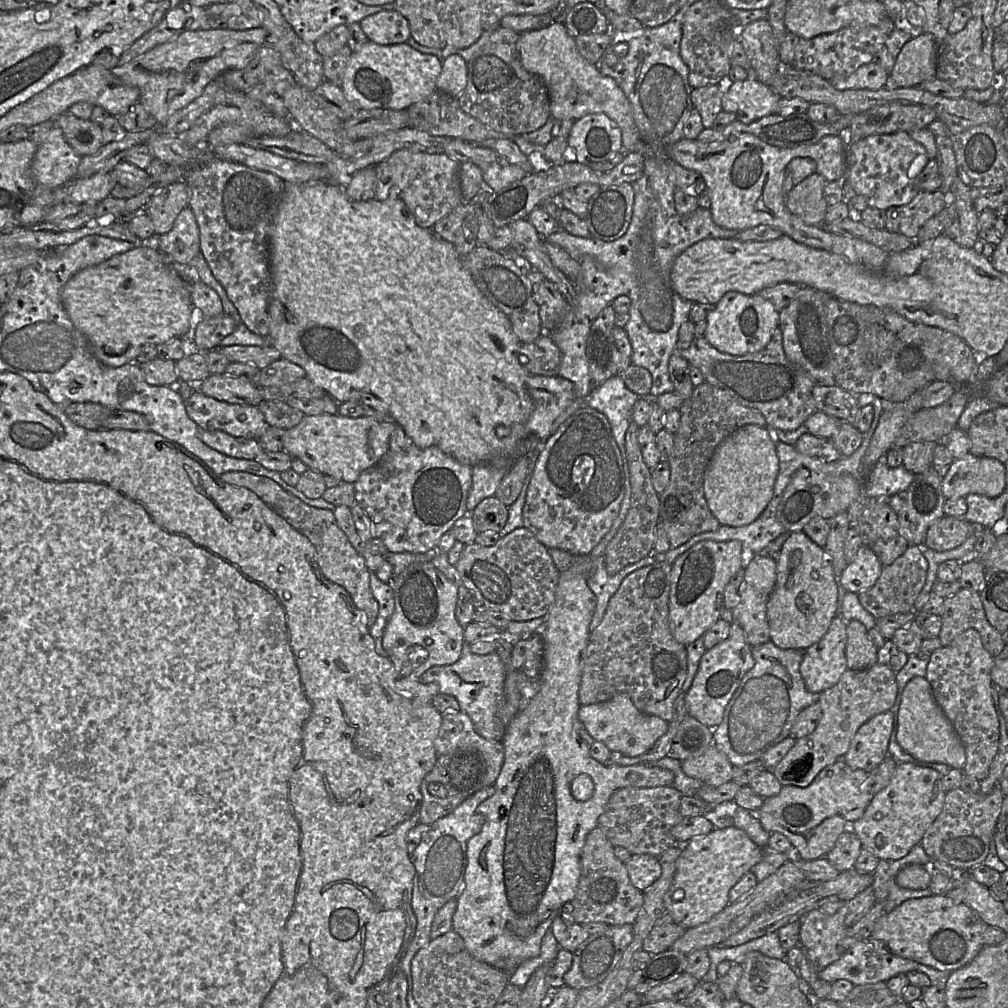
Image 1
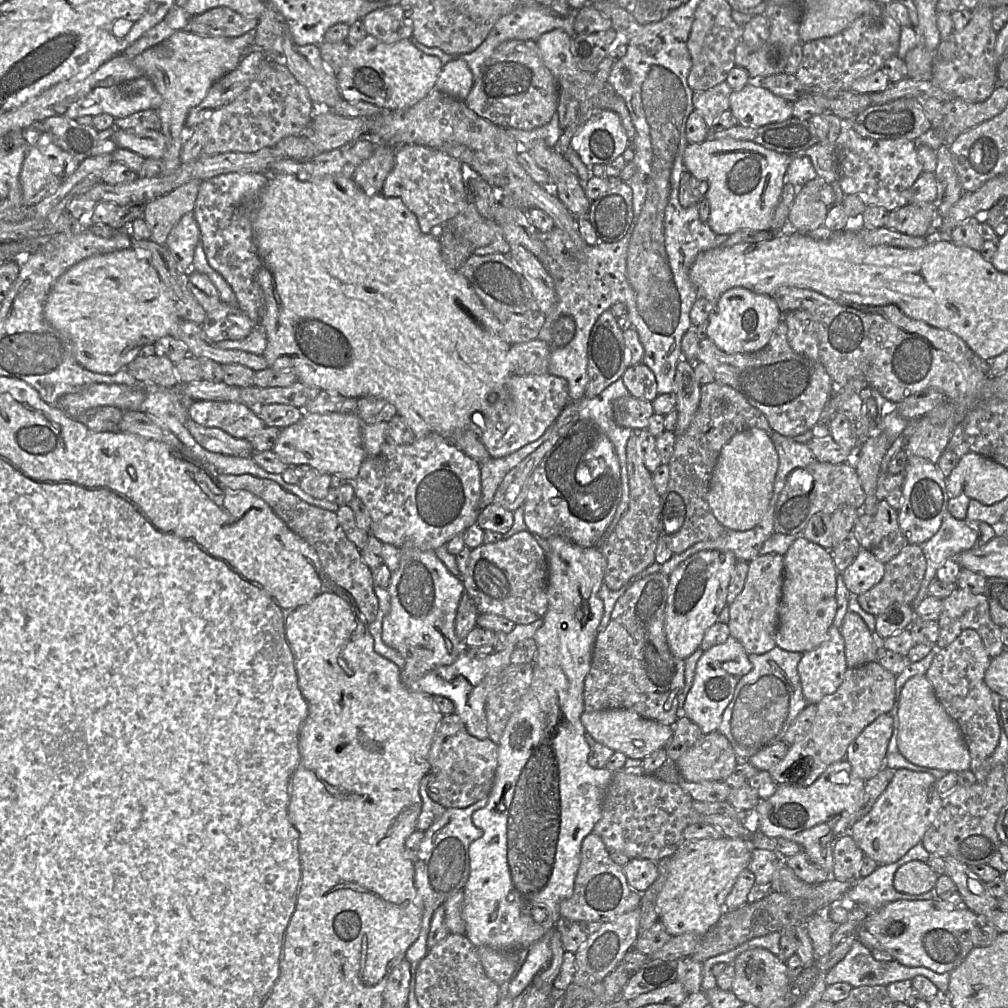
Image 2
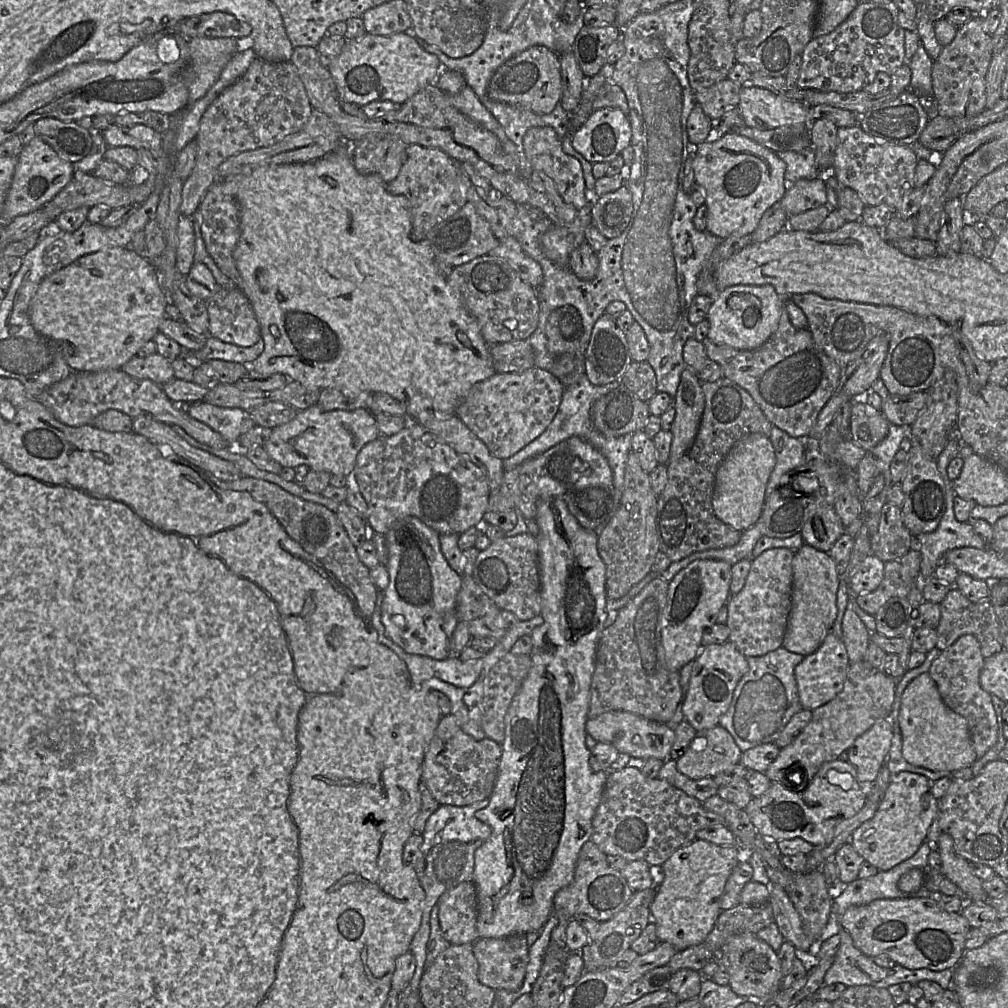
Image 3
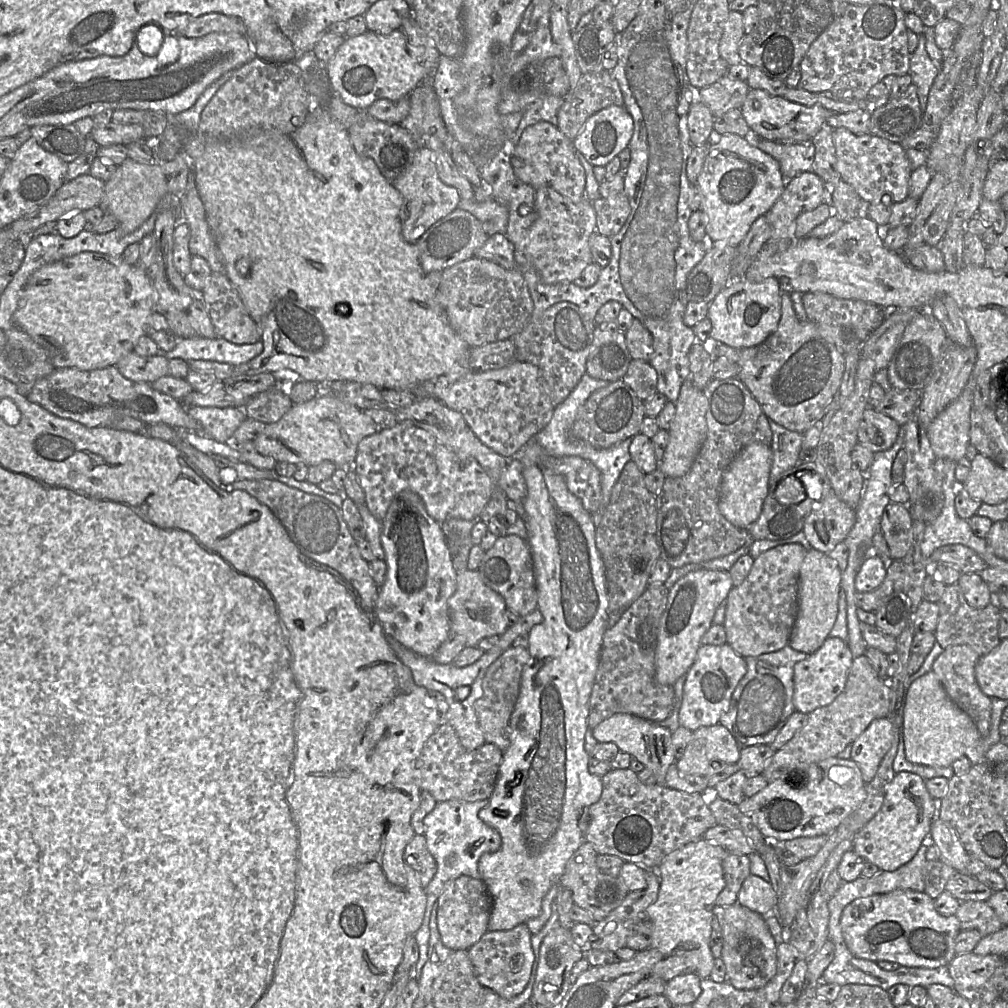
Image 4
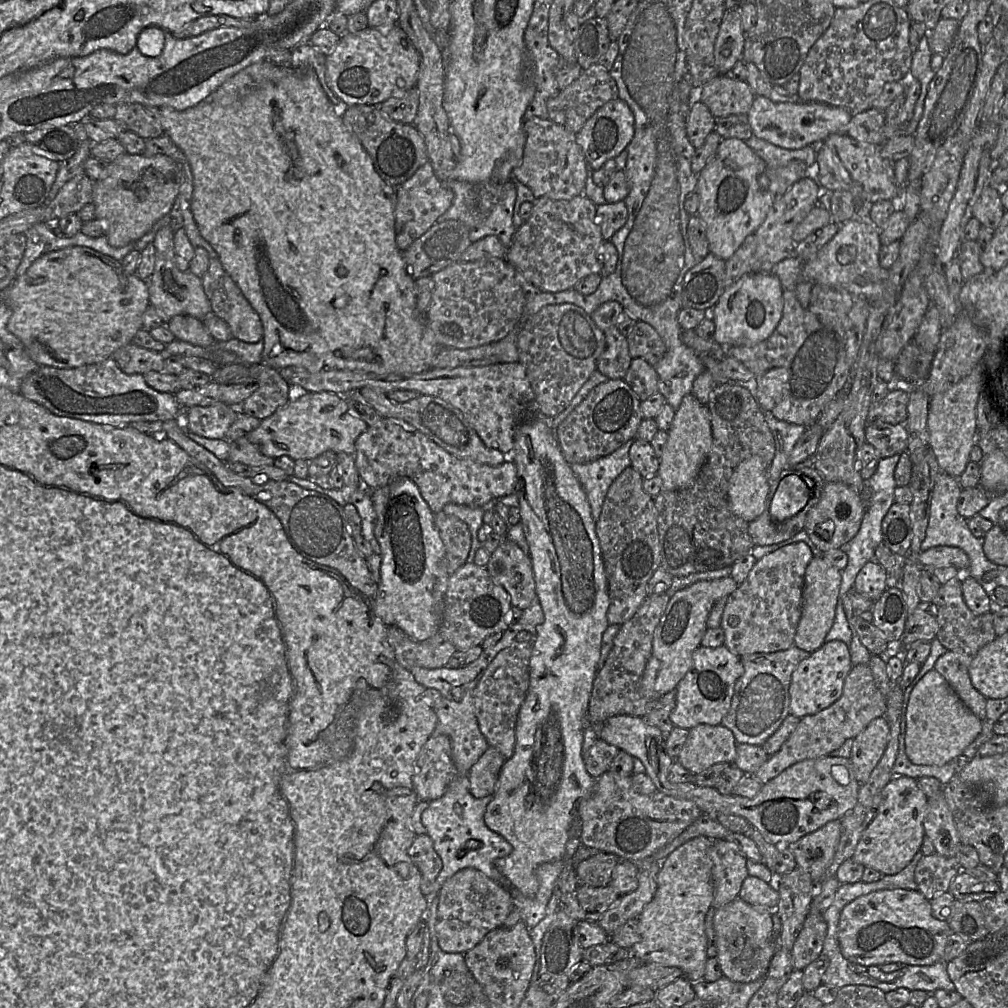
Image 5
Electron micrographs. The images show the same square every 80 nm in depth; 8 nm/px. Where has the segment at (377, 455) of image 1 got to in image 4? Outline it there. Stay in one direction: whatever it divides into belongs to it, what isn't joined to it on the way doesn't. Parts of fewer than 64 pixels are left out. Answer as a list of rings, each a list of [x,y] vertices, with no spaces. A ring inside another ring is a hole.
[[[321,393],[310,401],[293,404],[279,421],[267,424],[264,431],[253,440],[253,444],[260,454],[271,456],[277,462],[313,466],[330,461],[337,467],[351,468],[356,459],[358,444],[374,433],[374,422],[361,409],[329,393]]]

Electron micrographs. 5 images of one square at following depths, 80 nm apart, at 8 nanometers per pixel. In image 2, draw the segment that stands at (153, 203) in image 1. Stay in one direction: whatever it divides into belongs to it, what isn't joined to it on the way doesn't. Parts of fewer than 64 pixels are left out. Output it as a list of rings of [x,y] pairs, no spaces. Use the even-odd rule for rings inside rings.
[[[194,179],[155,198],[144,207],[143,217],[151,231],[150,240],[165,245],[173,227],[186,213],[192,213],[202,180]]]

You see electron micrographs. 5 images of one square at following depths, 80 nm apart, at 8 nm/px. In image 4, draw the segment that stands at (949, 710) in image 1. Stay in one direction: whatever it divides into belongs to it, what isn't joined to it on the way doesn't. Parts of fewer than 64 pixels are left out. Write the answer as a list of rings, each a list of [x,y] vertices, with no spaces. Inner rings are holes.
[[[956,645],[946,648],[934,661],[932,671],[937,675],[949,698],[976,724],[980,736],[988,736],[991,726],[992,704],[991,698],[980,689],[976,676],[975,667],[979,655],[967,645]]]

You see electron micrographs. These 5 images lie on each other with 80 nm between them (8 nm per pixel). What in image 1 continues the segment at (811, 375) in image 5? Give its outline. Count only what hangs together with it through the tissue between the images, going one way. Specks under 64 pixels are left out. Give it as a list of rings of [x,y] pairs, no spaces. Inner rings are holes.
[[[779,327],[760,351],[742,356],[722,353],[704,337],[695,338],[686,349],[677,349],[681,357],[697,367],[705,382],[727,391],[741,404],[758,410],[767,424],[775,429],[795,430],[817,411],[812,390],[817,383],[803,368],[788,360]]]

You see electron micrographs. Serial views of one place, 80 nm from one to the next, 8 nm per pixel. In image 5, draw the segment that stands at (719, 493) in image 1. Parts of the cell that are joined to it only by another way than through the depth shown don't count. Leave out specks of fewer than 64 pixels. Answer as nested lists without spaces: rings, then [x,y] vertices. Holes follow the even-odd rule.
[[[751,456],[735,468],[729,479],[729,507],[749,523],[763,512],[768,492],[767,465],[761,457]]]

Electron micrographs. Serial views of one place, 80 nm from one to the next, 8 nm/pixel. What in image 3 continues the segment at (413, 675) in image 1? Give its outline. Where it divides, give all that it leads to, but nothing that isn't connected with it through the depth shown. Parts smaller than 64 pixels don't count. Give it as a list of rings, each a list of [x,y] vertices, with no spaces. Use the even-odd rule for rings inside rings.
[[[409,516],[398,521],[385,535],[388,549],[387,570],[389,583],[383,591],[381,622],[385,635],[405,652],[426,656],[436,660],[450,657],[450,643],[458,624],[456,597],[461,589],[462,576],[455,572],[440,548],[439,534],[424,524],[420,519]]]

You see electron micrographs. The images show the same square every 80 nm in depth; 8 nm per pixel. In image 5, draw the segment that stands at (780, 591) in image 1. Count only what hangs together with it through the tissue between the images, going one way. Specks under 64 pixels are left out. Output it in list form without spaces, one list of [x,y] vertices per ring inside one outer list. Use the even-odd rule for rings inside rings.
[[[814,556],[805,571],[802,612],[794,637],[794,646],[811,654],[825,643],[825,637],[836,615],[840,585],[841,571],[827,563],[823,556]]]

